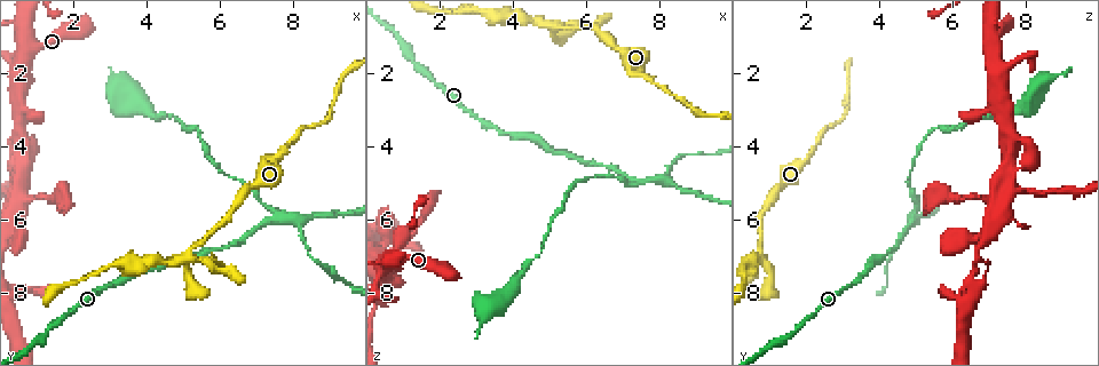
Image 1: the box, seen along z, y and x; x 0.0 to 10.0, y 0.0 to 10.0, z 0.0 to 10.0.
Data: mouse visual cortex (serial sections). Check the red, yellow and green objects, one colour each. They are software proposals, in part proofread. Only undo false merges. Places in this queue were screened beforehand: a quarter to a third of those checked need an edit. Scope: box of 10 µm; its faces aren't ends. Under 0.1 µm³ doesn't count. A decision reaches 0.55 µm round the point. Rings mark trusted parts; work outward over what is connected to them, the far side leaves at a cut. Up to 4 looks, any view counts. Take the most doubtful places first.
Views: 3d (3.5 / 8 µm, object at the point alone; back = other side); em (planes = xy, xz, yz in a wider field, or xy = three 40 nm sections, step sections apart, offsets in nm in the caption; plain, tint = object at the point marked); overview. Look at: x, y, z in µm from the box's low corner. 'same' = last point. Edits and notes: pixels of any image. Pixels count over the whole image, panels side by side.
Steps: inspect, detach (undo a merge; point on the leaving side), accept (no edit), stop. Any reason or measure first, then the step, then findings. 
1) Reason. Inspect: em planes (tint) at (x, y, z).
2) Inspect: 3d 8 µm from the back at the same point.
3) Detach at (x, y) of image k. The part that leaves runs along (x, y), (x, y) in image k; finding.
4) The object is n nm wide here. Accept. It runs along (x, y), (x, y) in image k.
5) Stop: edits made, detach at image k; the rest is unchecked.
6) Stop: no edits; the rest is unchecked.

A fork. Inspect: 3d 3.5 µm from the back at (7.40, 5.95, 4.95).

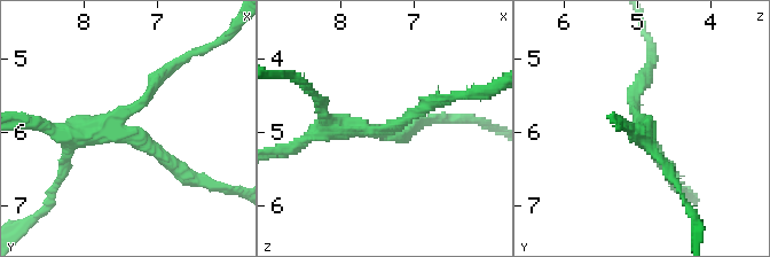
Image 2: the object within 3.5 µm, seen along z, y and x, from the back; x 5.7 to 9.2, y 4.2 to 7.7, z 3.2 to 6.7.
3 arms meet here; the arms are 150, 200, 250 nm wide; shape alone is not enough. Inspect: em xy step 1 (tint) at (7.50, 6.00, 4.95).

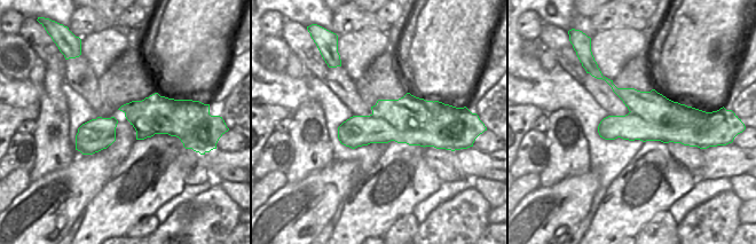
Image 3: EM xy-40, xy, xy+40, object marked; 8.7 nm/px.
Detach at (639, 91) of image 2. The part that leaves runs along (639, 119), (633, 99), (651, 53) in image 2; a second cell is stuck on.

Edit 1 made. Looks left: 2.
A fork. Inspect: 3d 3.5 µm at (5.10, 7.05, 0.65).

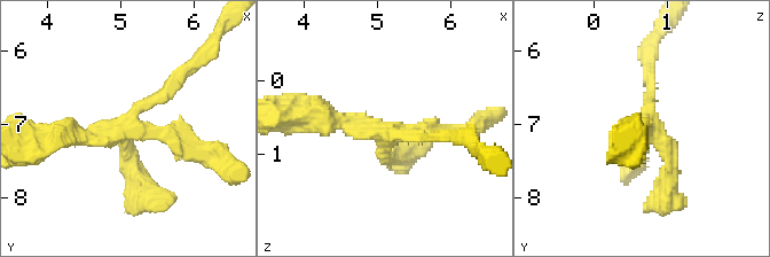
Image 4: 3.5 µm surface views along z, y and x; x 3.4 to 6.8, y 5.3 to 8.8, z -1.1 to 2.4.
Inspect: em xy step 1 (tint) at (5.05, 7.05, 0.70).

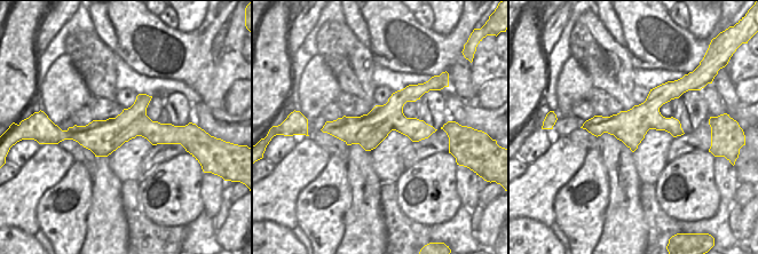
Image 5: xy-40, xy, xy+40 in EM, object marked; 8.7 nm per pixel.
Accept. It runs along (181, 74), (115, 138), (55, 133) in image 4; one cell here.

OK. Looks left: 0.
Stop: edits made, detach at image 2; the rest is unchecked.

